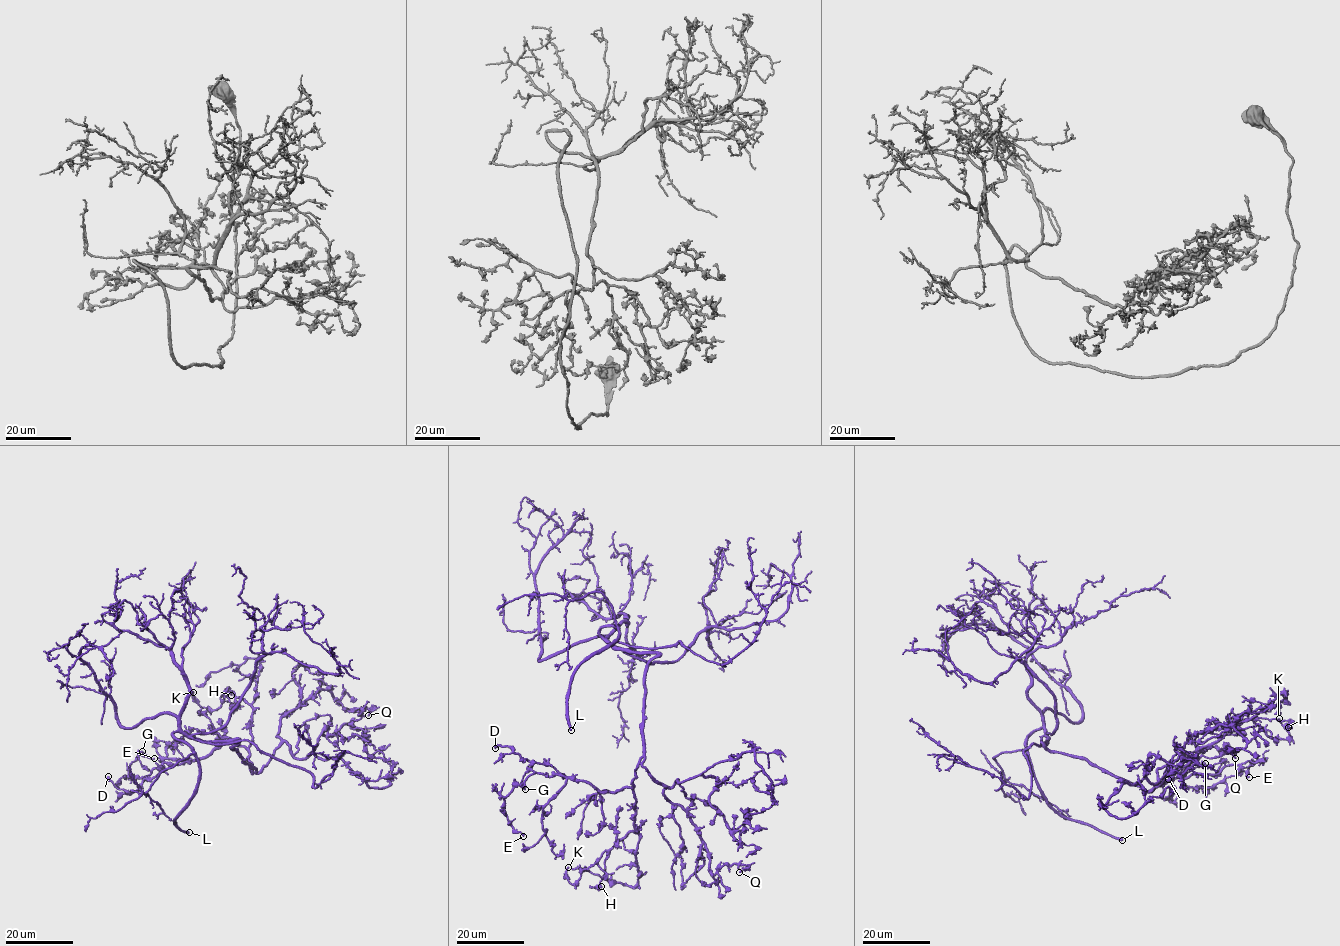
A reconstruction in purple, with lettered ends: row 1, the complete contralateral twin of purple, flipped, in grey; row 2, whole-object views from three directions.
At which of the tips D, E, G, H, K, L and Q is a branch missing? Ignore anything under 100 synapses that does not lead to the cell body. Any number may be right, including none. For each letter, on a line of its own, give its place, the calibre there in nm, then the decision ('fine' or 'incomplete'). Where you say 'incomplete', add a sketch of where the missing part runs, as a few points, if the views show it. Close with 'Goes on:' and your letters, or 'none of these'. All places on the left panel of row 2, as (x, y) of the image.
D: at (108, 776); 380 nm thick; fine
E: at (154, 758); 200 nm thick; fine
G: at (142, 751); 170 nm thick; fine
H: at (231, 695); 190 nm thick; fine
K: at (193, 692); 190 nm thick; fine
L: at (189, 832); 380 nm thick; incomplete; missing branch runs (189, 832), (233, 828), (253, 806), (271, 752), (289, 620), (281, 567), (273, 570), (268, 562)
Q: at (368, 715); 170 nm thick; fine
Goes on: L

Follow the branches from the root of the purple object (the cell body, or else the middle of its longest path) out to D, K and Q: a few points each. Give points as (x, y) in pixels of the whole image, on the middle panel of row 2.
D: (656, 654), (645, 674), (643, 756), (632, 787), (603, 792), (524, 759), (509, 746), (495, 748)
K: (656, 654), (645, 674), (643, 756), (632, 781), (635, 828), (585, 868), (574, 884), (567, 877), (568, 867)
Q: (656, 654), (645, 674), (642, 766), (687, 812), (711, 873), (748, 866), (739, 872)

